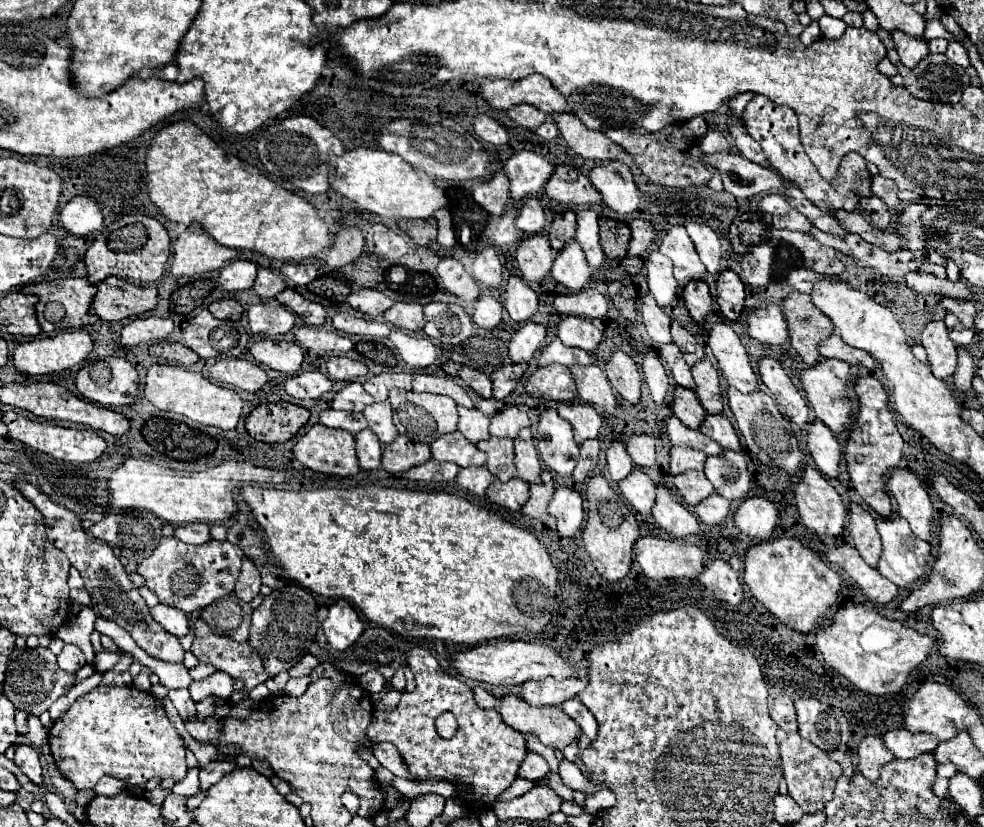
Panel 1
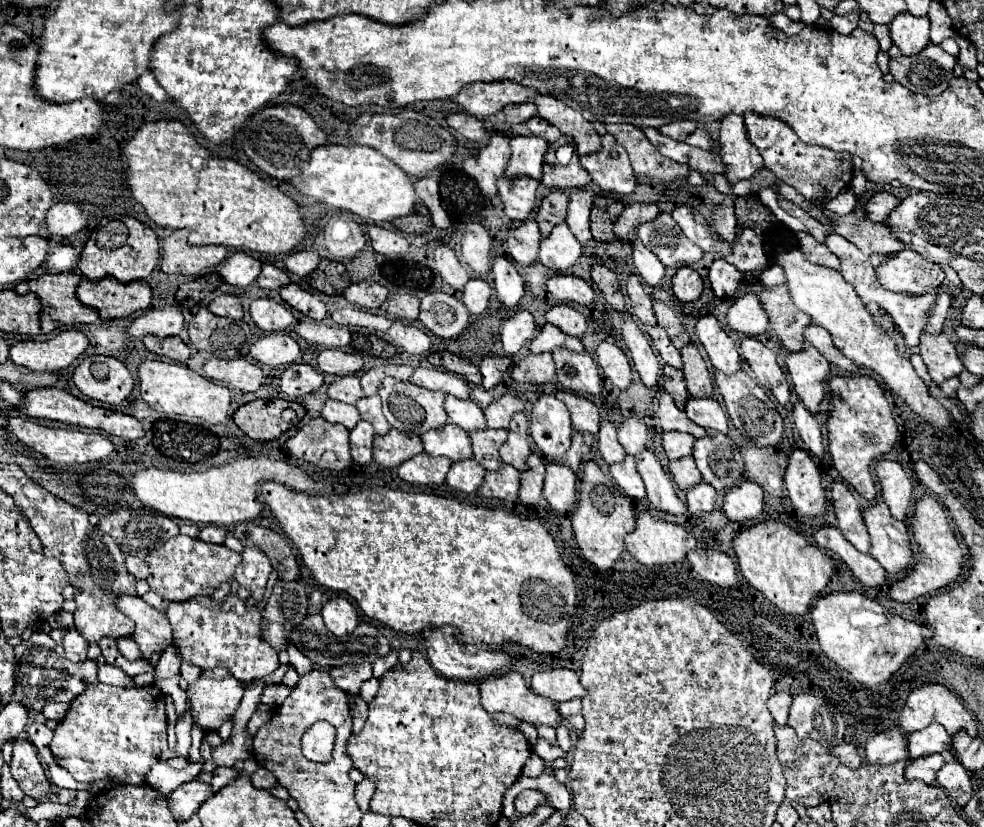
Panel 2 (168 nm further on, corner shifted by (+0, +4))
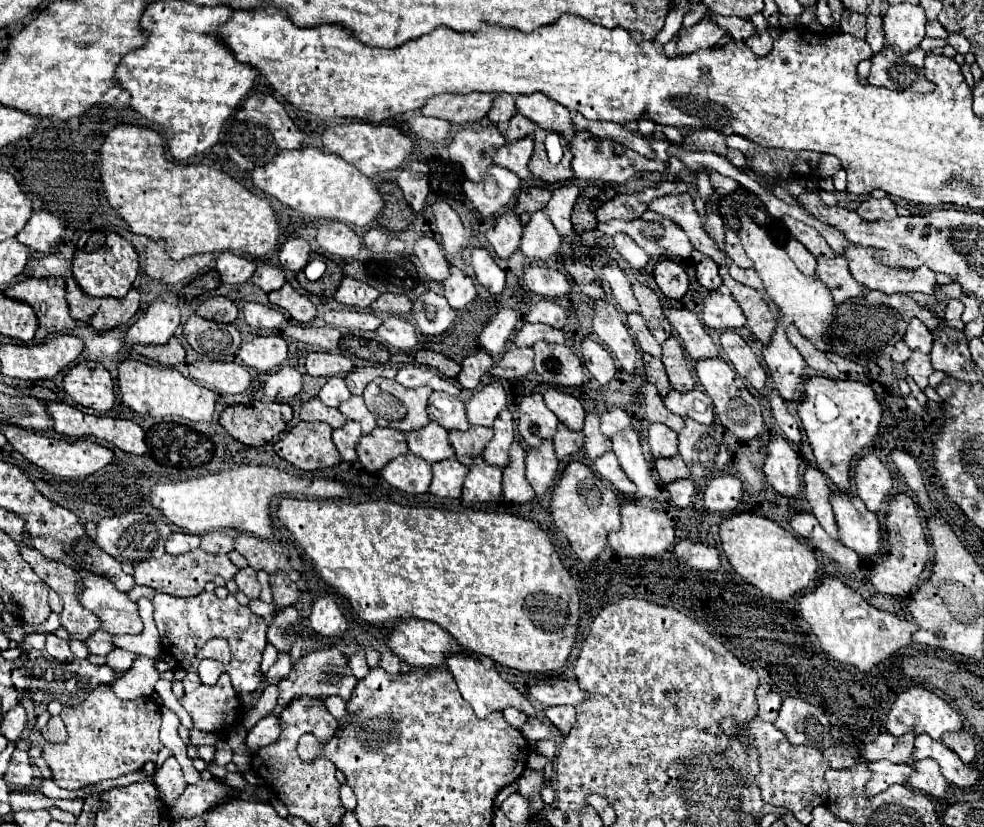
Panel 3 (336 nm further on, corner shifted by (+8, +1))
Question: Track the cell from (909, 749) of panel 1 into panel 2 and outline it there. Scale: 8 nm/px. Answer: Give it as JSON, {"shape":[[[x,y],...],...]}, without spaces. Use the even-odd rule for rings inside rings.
{"shape":[[[930,724],[928,728],[908,736],[910,758],[920,758],[928,754],[952,752],[952,738],[940,724]]]}

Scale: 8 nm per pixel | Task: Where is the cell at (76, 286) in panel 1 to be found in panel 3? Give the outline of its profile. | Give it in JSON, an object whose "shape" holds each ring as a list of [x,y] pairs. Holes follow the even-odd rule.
{"shape":[[[30,277],[22,283],[8,287],[4,295],[28,303],[36,311],[40,327],[66,331],[66,329],[74,329],[78,321],[72,319],[68,313],[64,289],[66,289],[66,281],[62,277],[48,277],[48,279]]]}

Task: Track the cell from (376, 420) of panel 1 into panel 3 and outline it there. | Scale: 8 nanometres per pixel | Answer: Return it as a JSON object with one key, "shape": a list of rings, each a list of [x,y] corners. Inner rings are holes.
{"shape":[[[352,395],[352,397],[350,397],[346,403],[342,403],[338,409],[342,411],[342,415],[344,415],[346,419],[358,421],[358,423],[362,425],[362,433],[370,433],[370,431],[376,427],[376,419],[374,419],[374,415],[368,411],[368,407],[366,407],[366,403],[364,403],[362,397],[354,397],[354,395]]]}

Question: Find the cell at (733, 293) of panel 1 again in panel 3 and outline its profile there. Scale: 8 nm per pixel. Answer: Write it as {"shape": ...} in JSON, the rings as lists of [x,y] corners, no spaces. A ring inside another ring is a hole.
{"shape":[[[702,259],[696,265],[696,277],[698,277],[698,283],[708,291],[716,291],[722,285],[722,279],[718,275],[718,265],[712,259]]]}

